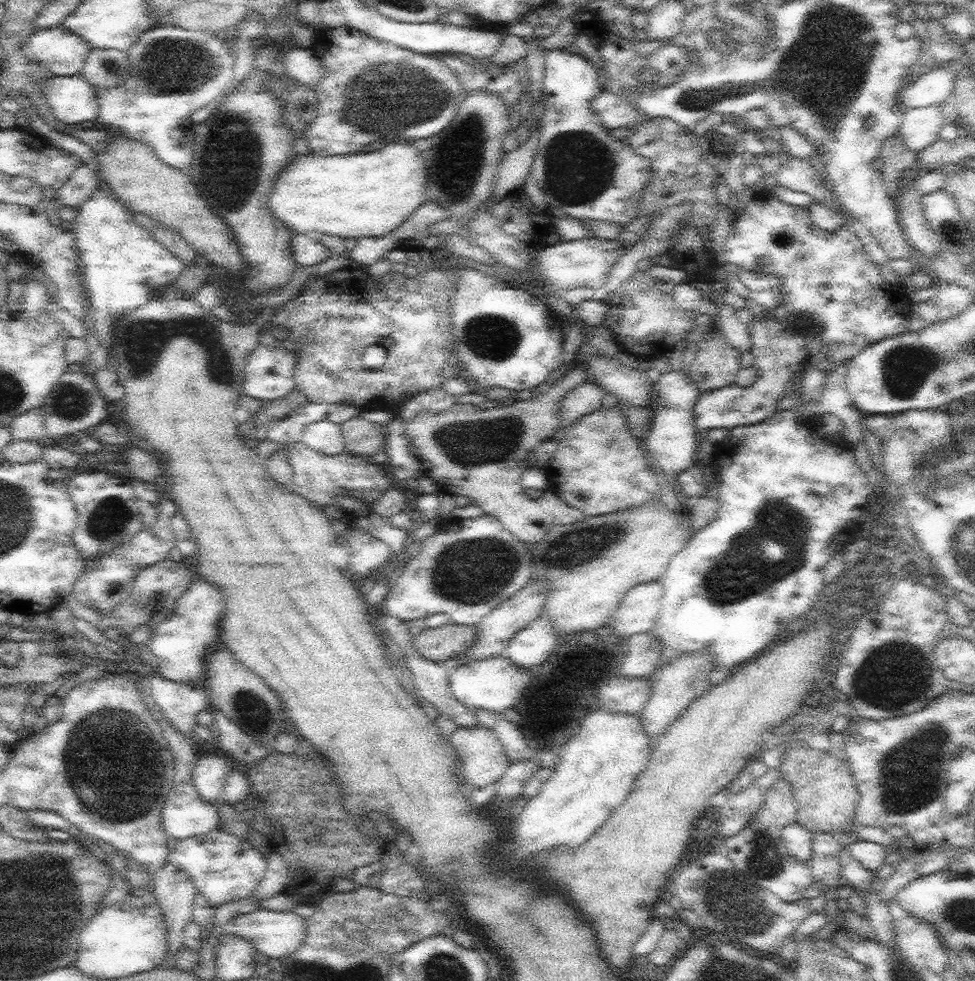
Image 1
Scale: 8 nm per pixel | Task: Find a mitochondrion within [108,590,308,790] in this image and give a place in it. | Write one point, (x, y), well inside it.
(249, 707)

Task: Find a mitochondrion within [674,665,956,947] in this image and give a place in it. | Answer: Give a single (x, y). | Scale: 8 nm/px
(909, 771)

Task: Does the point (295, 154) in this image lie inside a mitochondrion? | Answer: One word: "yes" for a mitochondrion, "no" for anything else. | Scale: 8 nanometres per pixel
no

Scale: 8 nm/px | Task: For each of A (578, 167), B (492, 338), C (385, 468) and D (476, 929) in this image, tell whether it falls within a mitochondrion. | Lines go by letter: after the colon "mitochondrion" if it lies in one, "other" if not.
A: mitochondrion
B: mitochondrion
C: other
D: other

